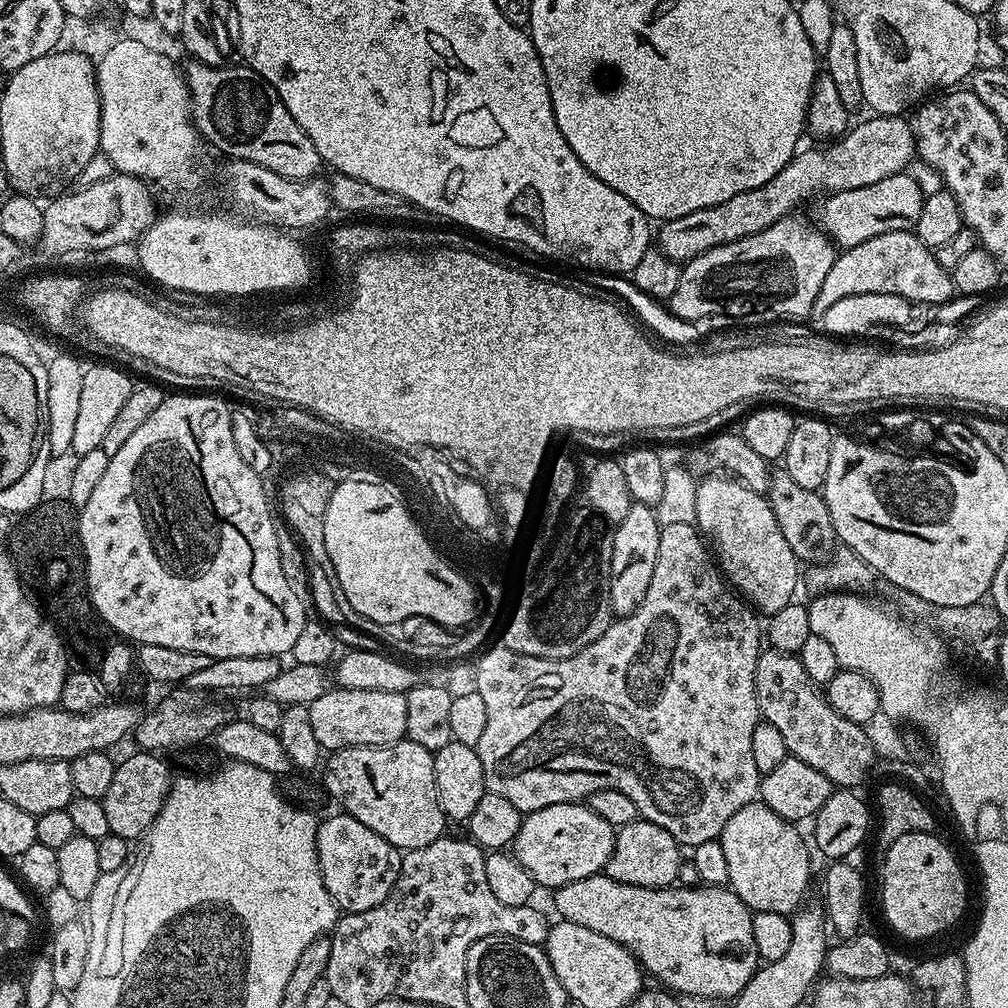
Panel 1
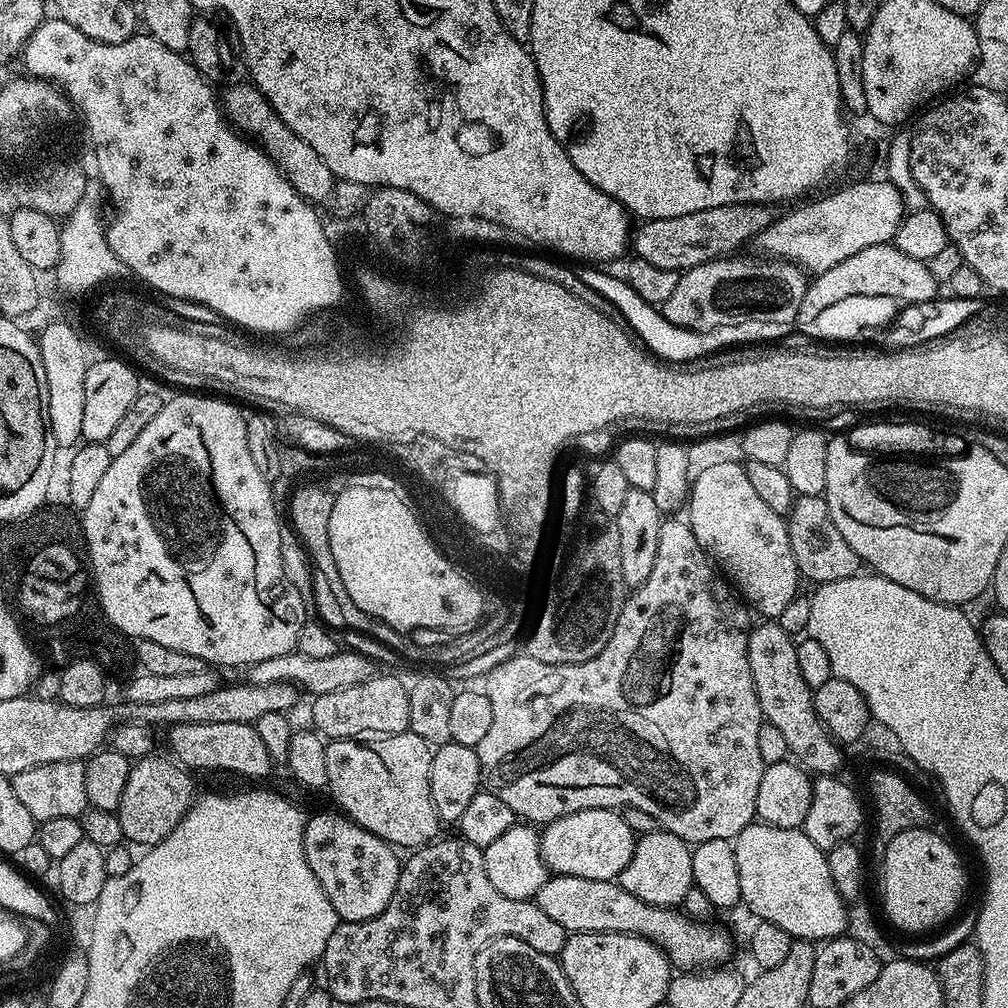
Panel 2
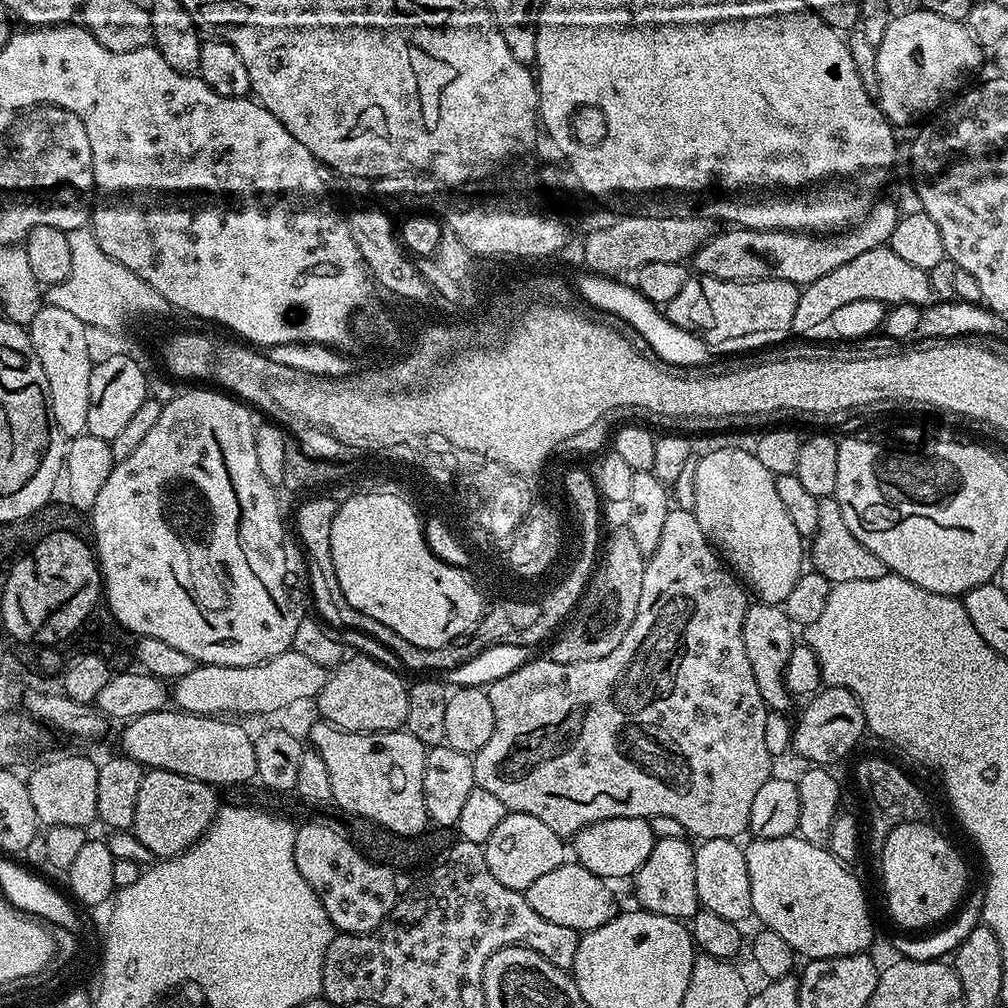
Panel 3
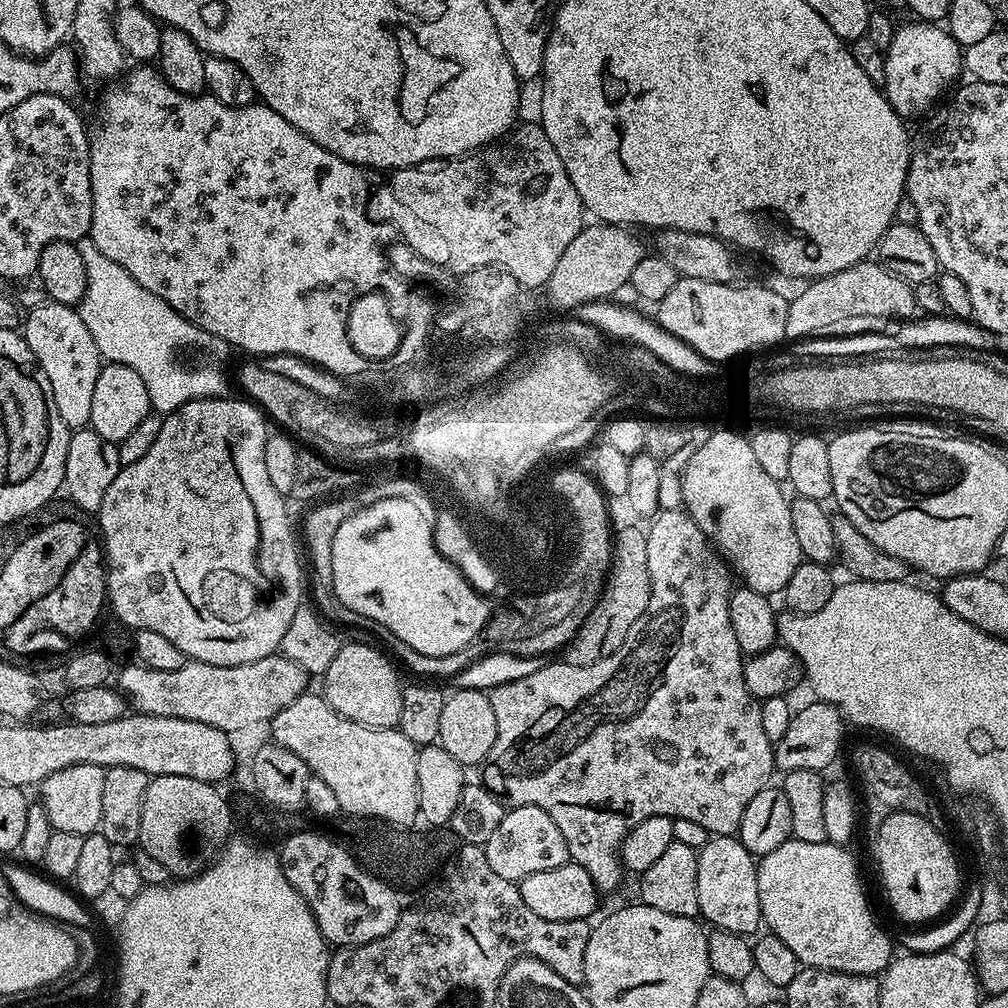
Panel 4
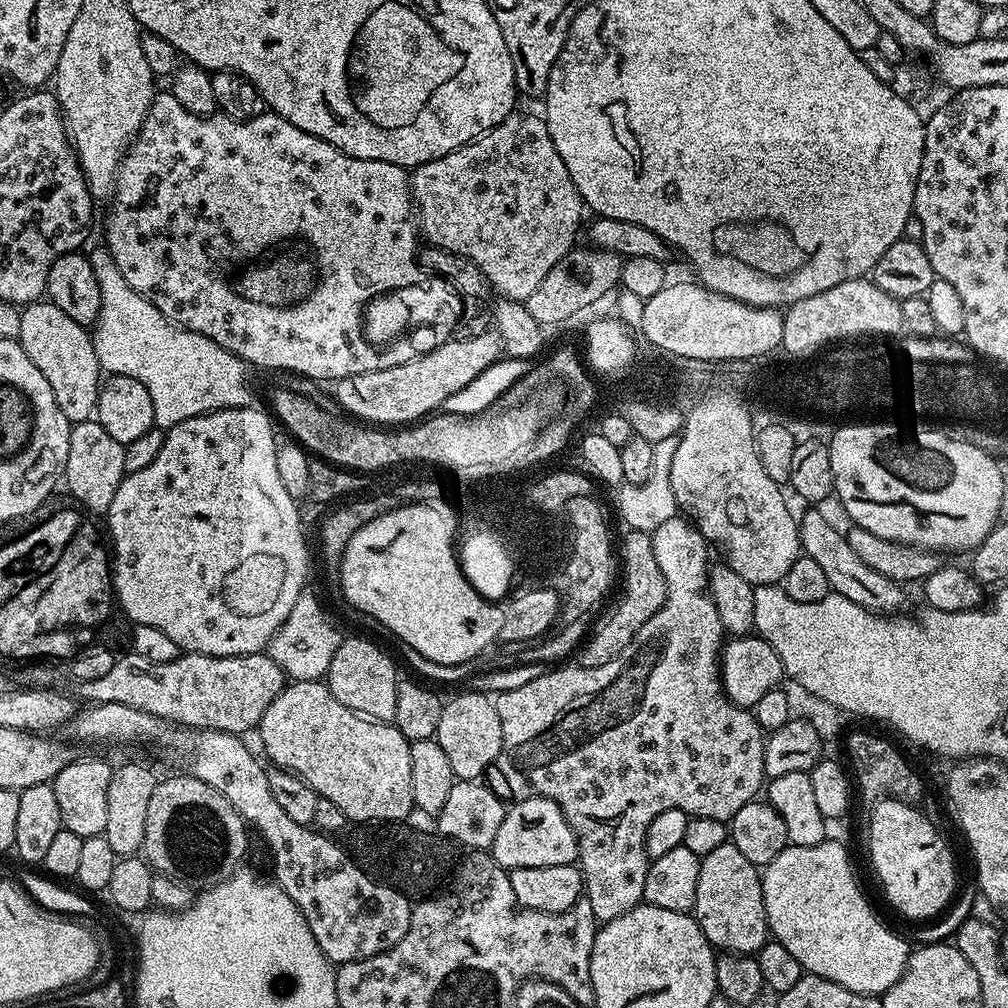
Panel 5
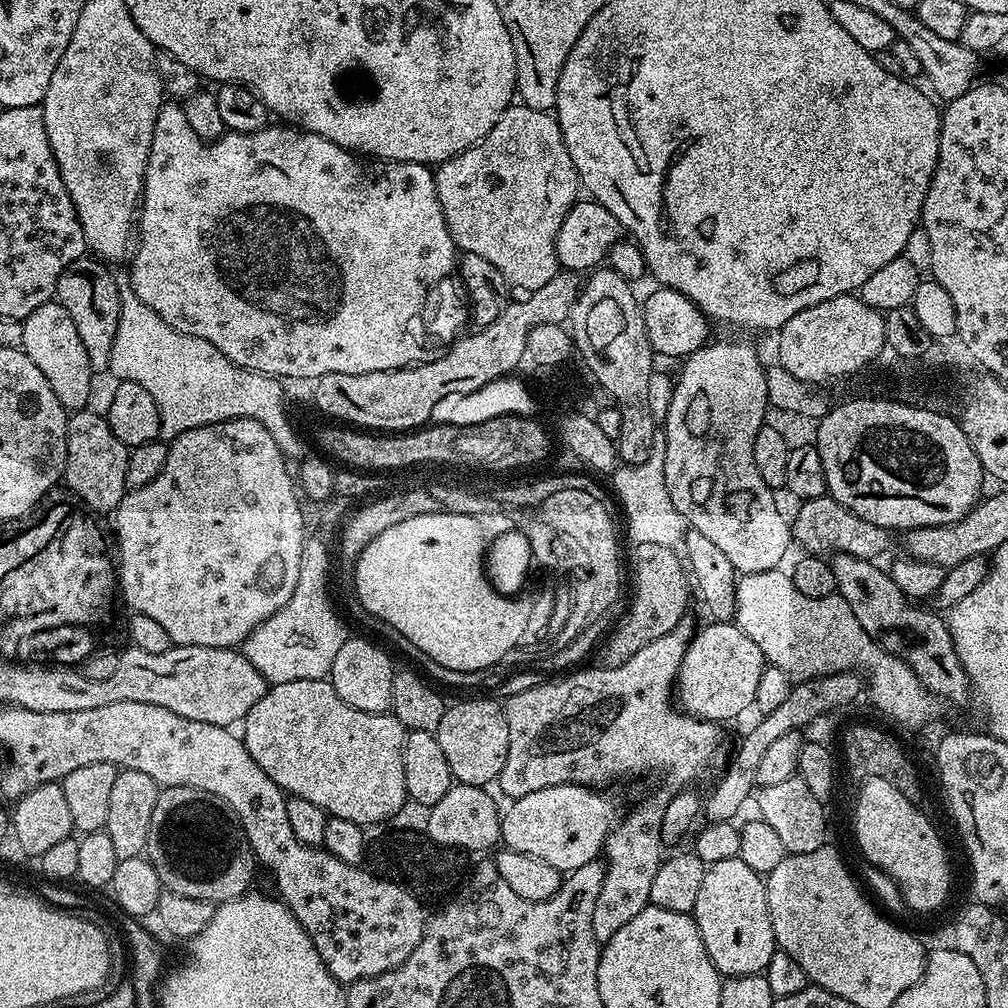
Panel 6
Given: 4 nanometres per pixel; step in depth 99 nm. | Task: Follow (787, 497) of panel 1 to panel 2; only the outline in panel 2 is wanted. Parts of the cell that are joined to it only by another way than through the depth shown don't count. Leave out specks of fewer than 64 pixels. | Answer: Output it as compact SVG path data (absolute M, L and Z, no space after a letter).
M797 496L786 523L790 546L805 581L813 580L816 586L826 582L842 582L842 578L850 578L861 571L860 556L852 549L850 542L842 538L838 526L834 526L834 518L830 518L830 506L823 496Z

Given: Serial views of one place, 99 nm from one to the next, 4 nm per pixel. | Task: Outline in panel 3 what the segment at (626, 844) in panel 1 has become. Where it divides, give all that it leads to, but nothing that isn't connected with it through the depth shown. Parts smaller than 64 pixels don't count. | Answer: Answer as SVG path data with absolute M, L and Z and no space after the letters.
M662 838L656 841L654 850L650 850L650 858L642 862L636 872L636 900L641 909L654 914L662 914L666 918L674 918L681 922L691 918L701 909L698 898L698 886L694 882L695 847L687 839Z

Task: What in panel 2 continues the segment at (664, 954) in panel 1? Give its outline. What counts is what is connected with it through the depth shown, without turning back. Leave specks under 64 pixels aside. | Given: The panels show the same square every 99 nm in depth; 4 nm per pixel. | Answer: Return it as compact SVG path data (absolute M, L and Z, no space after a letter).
M552 874L542 886L542 890L538 890L534 903L547 916L554 918L554 922L559 922L569 934L573 932L625 932L655 940L668 953L668 961L676 970L719 969L727 965L734 956L732 933L727 927L719 928L714 924L715 922L694 920L676 908L650 906L650 902L642 902L642 898L634 898L634 894L626 894L626 890L622 890L622 886L616 880L591 880Z

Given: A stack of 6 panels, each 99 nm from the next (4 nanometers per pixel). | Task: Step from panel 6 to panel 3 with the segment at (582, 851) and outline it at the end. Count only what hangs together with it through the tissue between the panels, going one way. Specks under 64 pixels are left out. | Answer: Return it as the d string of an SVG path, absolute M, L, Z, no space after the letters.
M509 812L498 822L494 834L482 845L486 854L486 866L490 866L490 874L515 892L524 892L529 886L542 878L542 874L550 874L550 870L558 870L566 862L564 856L565 837L554 834L546 822L534 818L530 814Z

